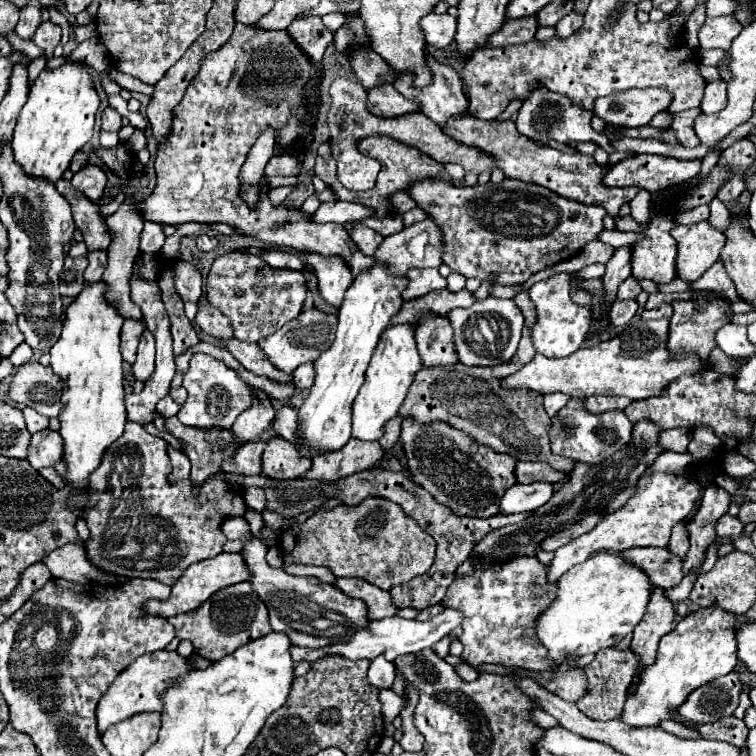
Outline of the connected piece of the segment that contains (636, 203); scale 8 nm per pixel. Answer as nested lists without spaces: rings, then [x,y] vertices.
[[[640,188],[639,192],[629,203],[630,215],[640,224],[647,224],[650,219],[649,207],[652,195],[647,190]]]

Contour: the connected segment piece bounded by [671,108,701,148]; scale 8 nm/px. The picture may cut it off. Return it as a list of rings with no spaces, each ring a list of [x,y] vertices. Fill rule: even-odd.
[[[699,108],[695,110],[685,110],[685,112],[681,112],[681,114],[677,114],[675,116],[675,120],[673,120],[673,124],[671,124],[671,128],[675,130],[675,134],[677,134],[677,138],[681,140],[681,144],[683,146],[687,146],[687,148],[693,148],[693,146],[697,146],[697,136],[695,136],[695,132],[693,132],[693,120],[697,118],[697,112],[701,112]]]

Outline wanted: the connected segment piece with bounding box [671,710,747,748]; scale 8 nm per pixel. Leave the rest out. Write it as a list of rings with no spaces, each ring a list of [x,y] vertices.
[[[677,710],[671,712],[673,720],[687,726],[687,728],[693,728],[701,734],[701,738],[705,740],[721,740],[721,742],[729,742],[733,746],[743,746],[745,740],[747,740],[747,728],[745,728],[745,722],[735,718],[735,716],[729,716],[729,718],[721,718],[713,724],[693,724],[689,720],[683,720],[681,714]]]

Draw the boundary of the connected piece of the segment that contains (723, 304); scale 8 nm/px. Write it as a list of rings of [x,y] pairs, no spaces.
[[[705,290],[705,292],[695,292],[691,296],[693,300],[675,300],[671,302],[675,312],[671,318],[671,326],[669,326],[669,350],[673,354],[687,354],[687,352],[697,352],[701,356],[701,360],[707,360],[709,352],[717,346],[715,344],[715,334],[721,326],[729,324],[729,316],[731,312],[731,302],[725,298],[725,294],[721,292],[713,292],[713,290]]]

